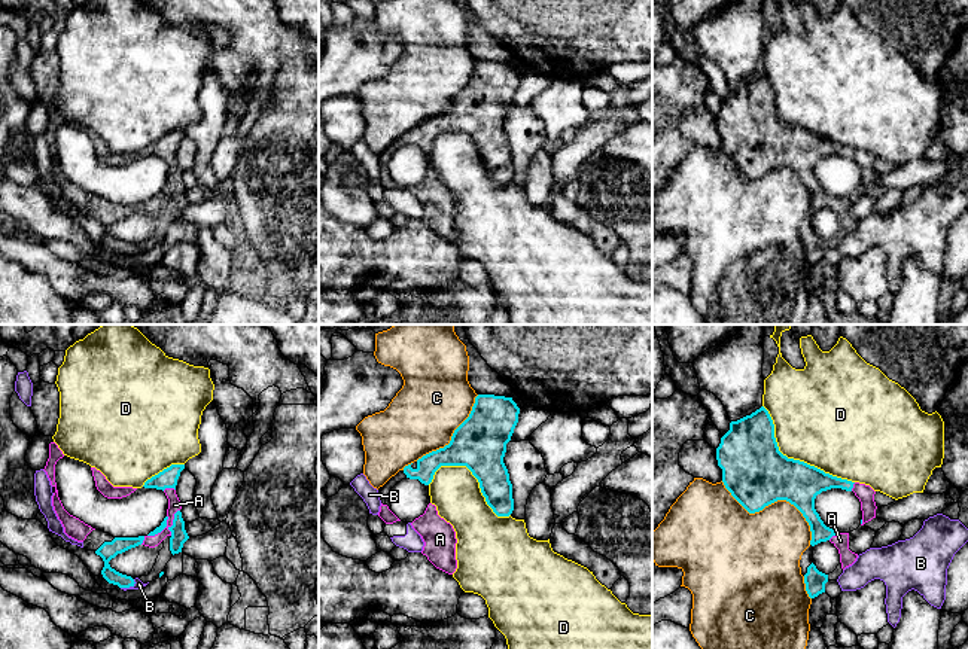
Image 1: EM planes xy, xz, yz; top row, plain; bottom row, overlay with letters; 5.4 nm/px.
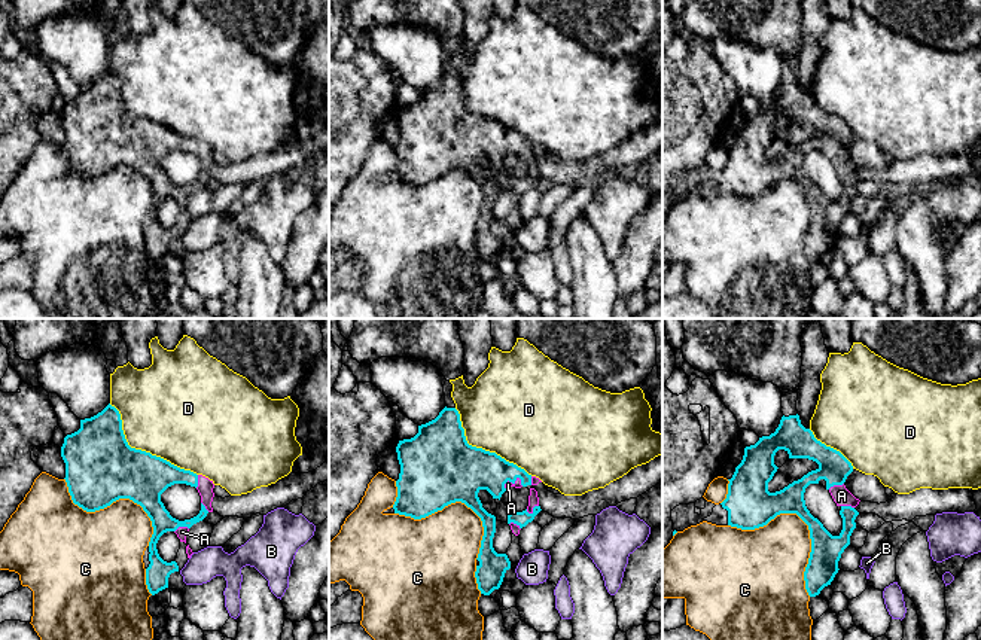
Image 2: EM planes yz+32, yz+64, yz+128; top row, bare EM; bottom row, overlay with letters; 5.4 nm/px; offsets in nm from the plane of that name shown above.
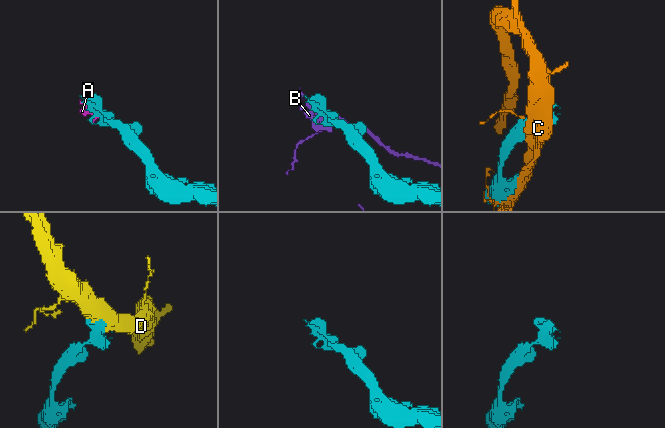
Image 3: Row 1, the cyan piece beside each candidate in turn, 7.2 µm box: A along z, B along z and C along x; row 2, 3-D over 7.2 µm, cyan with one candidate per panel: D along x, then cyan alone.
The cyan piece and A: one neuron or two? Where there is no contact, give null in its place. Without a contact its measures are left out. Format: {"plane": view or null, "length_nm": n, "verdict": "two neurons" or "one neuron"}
{"plane": "xy", "length_nm": 220, "verdict": "one neuron"}

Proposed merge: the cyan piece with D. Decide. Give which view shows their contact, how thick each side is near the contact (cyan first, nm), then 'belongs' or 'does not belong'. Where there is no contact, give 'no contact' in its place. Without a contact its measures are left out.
yz | 360/480 nm | does not belong

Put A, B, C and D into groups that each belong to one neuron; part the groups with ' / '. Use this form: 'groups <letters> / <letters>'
groups A / B / C / D

